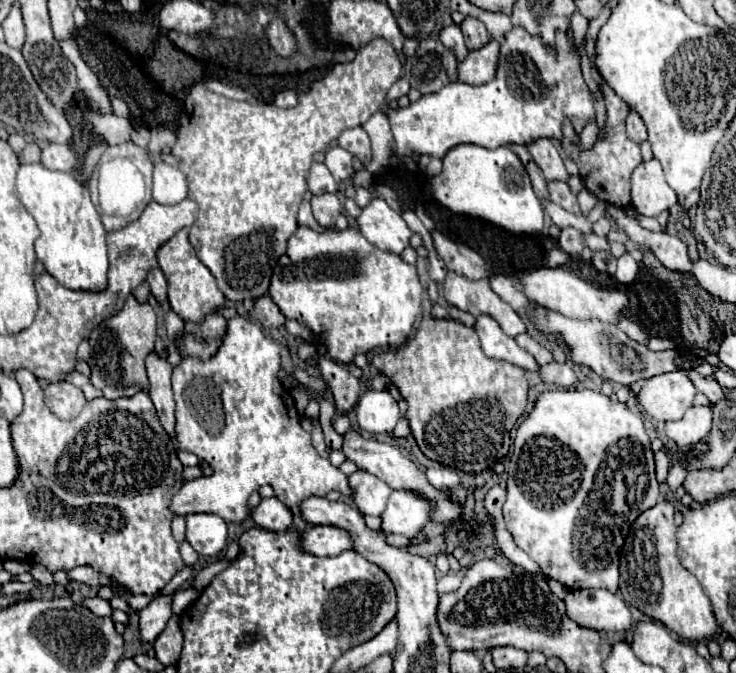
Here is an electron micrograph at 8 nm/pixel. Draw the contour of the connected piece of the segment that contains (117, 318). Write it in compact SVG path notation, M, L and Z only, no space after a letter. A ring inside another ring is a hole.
M131 294L115 316L91 332L89 342L93 346L93 354L89 358L91 384L97 386L105 398L113 400L147 390L149 380L145 372L145 356L155 348L155 310L149 306L149 302L139 302Z

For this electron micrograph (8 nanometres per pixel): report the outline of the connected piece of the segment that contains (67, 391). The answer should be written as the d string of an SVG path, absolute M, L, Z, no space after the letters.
M57 382L45 388L45 404L57 418L71 420L81 412L87 400L77 386L69 382Z

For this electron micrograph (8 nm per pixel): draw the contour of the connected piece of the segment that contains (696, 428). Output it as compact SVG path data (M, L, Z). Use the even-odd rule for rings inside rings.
M693 406L685 412L681 420L665 422L665 434L673 440L681 450L695 446L697 442L705 440L711 432L711 408L707 406Z

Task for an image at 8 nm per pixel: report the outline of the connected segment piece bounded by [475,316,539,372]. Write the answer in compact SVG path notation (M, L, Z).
M479 316L477 324L475 324L475 332L477 332L477 336L481 340L481 348L487 356L511 362L525 370L539 372L539 364L535 362L535 358L529 352L521 350L515 344L515 340L511 336L507 336L491 316Z

